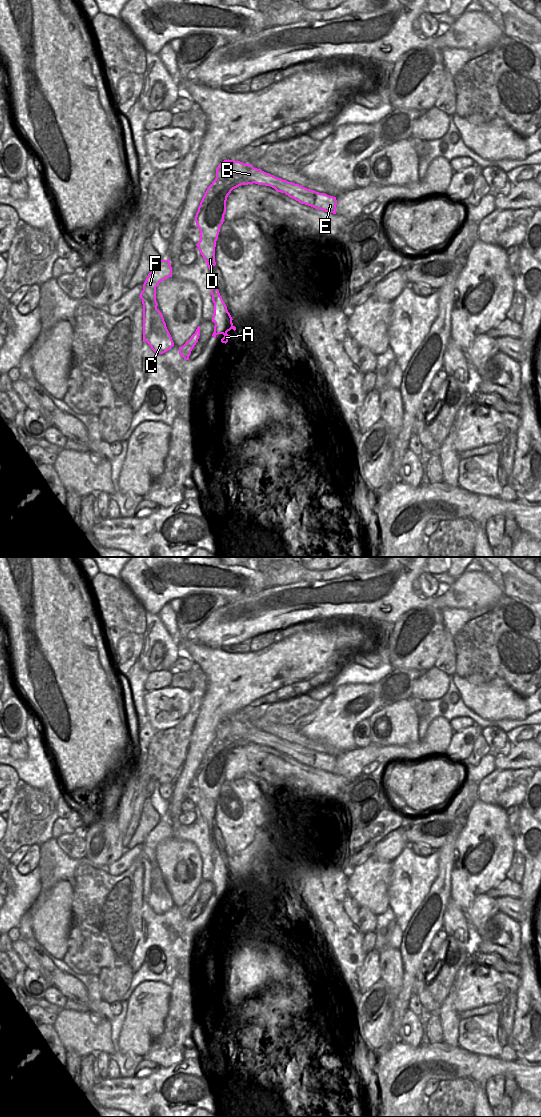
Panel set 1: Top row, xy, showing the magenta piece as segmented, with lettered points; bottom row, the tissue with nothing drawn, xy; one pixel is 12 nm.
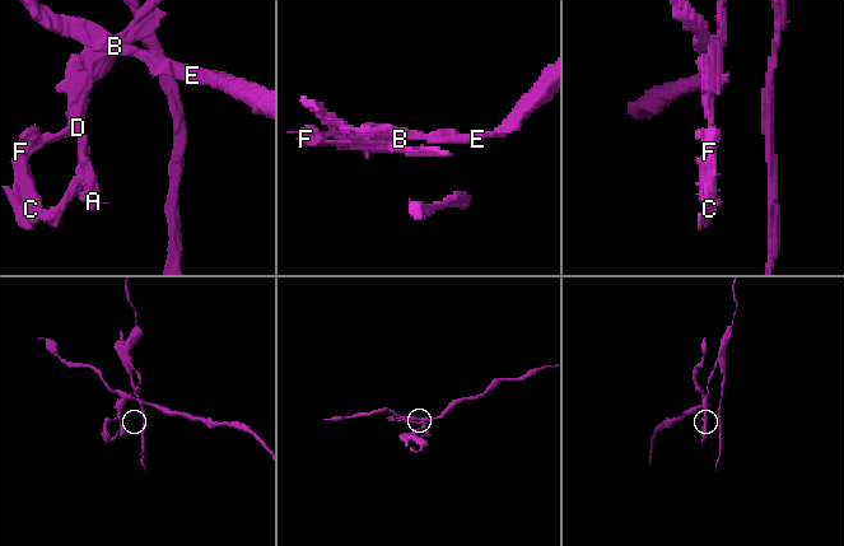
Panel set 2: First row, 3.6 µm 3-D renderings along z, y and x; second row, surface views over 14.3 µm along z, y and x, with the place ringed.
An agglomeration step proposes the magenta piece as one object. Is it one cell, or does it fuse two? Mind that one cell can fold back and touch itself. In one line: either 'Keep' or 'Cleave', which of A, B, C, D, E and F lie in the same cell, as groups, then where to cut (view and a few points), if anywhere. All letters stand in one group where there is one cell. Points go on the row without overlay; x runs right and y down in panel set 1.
Cleave. Groups: A C D F / B E. Split along xy (215, 738), (217, 740), (249, 740), (253, 742)

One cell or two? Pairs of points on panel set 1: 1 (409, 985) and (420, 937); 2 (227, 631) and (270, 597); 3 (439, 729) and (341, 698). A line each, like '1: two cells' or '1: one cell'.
1: one cell
2: one cell
3: two cells

